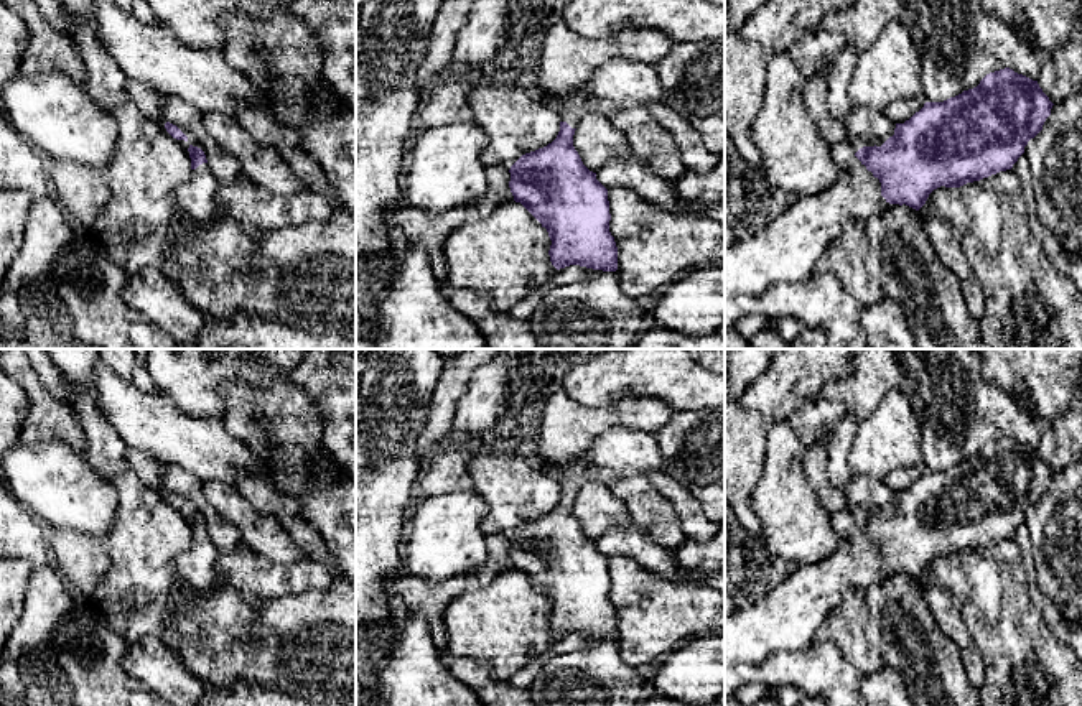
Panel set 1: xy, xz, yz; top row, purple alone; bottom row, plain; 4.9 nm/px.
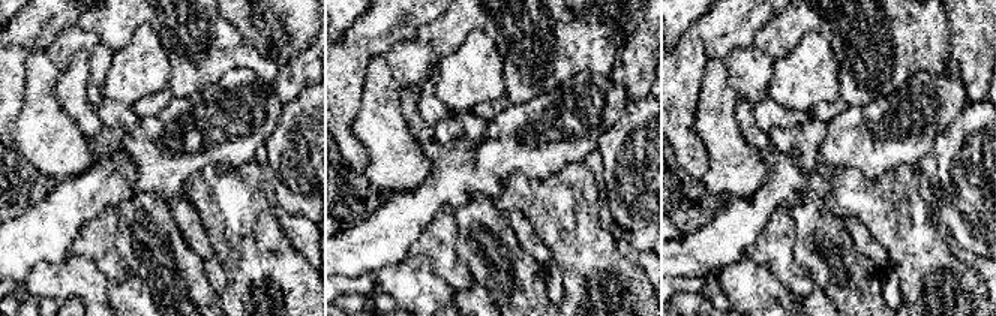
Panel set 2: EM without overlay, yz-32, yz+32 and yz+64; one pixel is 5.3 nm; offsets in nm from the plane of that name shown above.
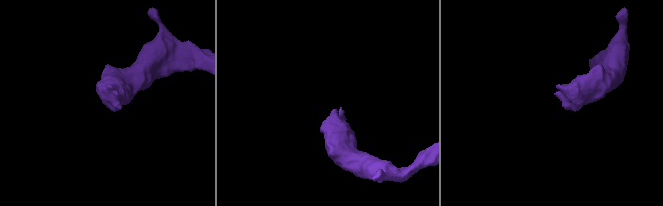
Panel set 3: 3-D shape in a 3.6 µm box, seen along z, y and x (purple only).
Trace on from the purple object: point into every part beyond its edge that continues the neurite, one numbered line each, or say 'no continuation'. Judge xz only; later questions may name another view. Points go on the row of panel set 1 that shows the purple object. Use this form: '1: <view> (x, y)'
1: xz (570, 107)

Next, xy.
1: xy (196, 198)

